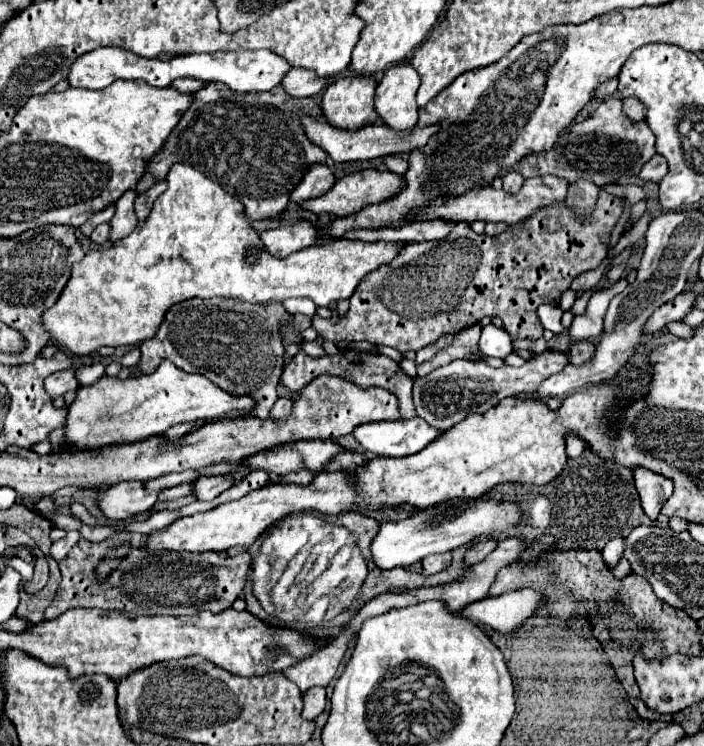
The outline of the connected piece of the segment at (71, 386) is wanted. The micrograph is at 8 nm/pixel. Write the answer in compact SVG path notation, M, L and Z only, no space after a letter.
M68 369L68 371L58 371L52 373L46 383L44 383L46 391L50 397L58 397L64 395L68 391L76 391L80 387L80 383L76 381L76 369Z

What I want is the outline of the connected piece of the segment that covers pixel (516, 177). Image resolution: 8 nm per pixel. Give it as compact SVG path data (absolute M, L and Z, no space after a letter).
M510 171L510 173L504 177L504 189L508 189L508 193L516 193L516 191L520 191L522 183L524 183L524 177L522 177L520 173Z

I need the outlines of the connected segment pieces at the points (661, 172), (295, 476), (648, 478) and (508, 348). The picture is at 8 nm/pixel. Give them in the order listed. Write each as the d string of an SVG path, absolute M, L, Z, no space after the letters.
M654 155L648 163L644 163L644 167L642 167L642 171L640 171L640 179L644 179L644 181L654 181L654 183L660 183L662 181L662 177L668 173L668 163L664 161L664 157L662 155Z
M288 473L282 477L282 483L298 483L298 485L308 485L314 479L314 473Z
M642 467L634 469L634 479L636 479L636 489L638 489L638 495L640 495L644 513L652 521L656 521L662 505L668 501L668 497L674 491L674 483L668 481L666 477L662 477L662 475L650 473L648 469L642 469Z
M492 323L482 329L482 337L480 337L478 345L486 357L500 357L500 359L510 355L514 349L512 337L508 335L508 331L502 327L496 327Z

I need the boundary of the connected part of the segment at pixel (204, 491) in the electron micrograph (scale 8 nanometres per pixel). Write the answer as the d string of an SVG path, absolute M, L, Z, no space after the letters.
M218 475L218 477L202 477L194 483L196 487L196 499L200 501L212 501L214 497L218 497L222 491L230 489L234 485L234 477L226 477L226 475Z

